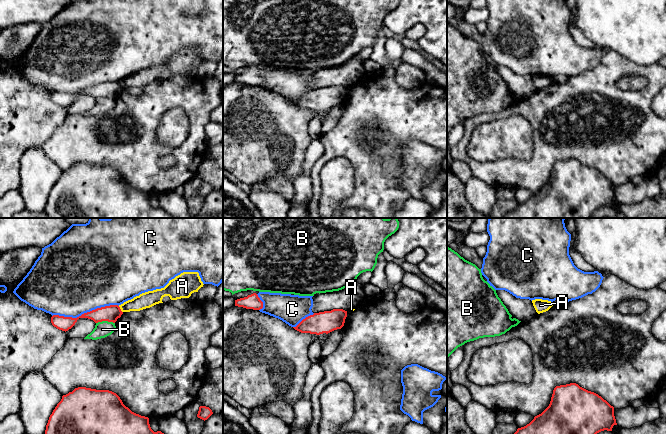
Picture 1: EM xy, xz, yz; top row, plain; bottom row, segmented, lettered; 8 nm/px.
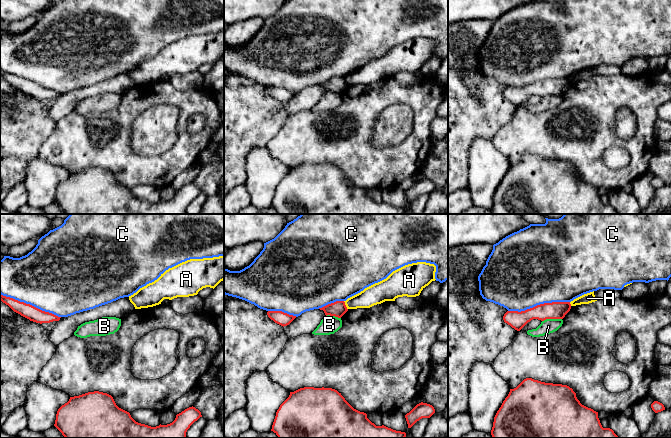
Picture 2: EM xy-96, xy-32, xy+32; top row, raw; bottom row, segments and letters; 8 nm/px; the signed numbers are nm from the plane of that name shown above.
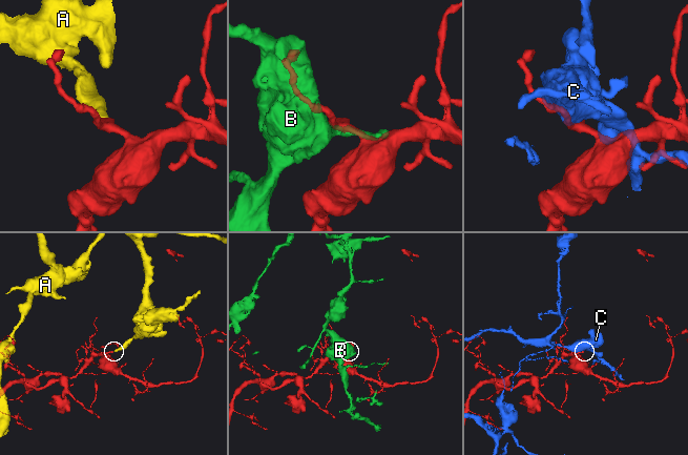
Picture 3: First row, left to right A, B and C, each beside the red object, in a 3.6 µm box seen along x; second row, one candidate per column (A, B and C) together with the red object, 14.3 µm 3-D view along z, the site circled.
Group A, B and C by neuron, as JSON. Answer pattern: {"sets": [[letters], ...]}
{"sets": [["A"], ["B"], ["C"]]}

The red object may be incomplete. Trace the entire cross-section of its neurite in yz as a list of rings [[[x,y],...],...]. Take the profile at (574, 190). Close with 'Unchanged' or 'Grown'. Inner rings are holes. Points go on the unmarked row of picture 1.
[[[576,159],[556,162],[553,166],[549,182],[524,203],[505,214],[501,218],[592,218],[593,213],[604,206],[612,207],[617,201],[614,183],[598,170],[580,163]]]. Unchanged

